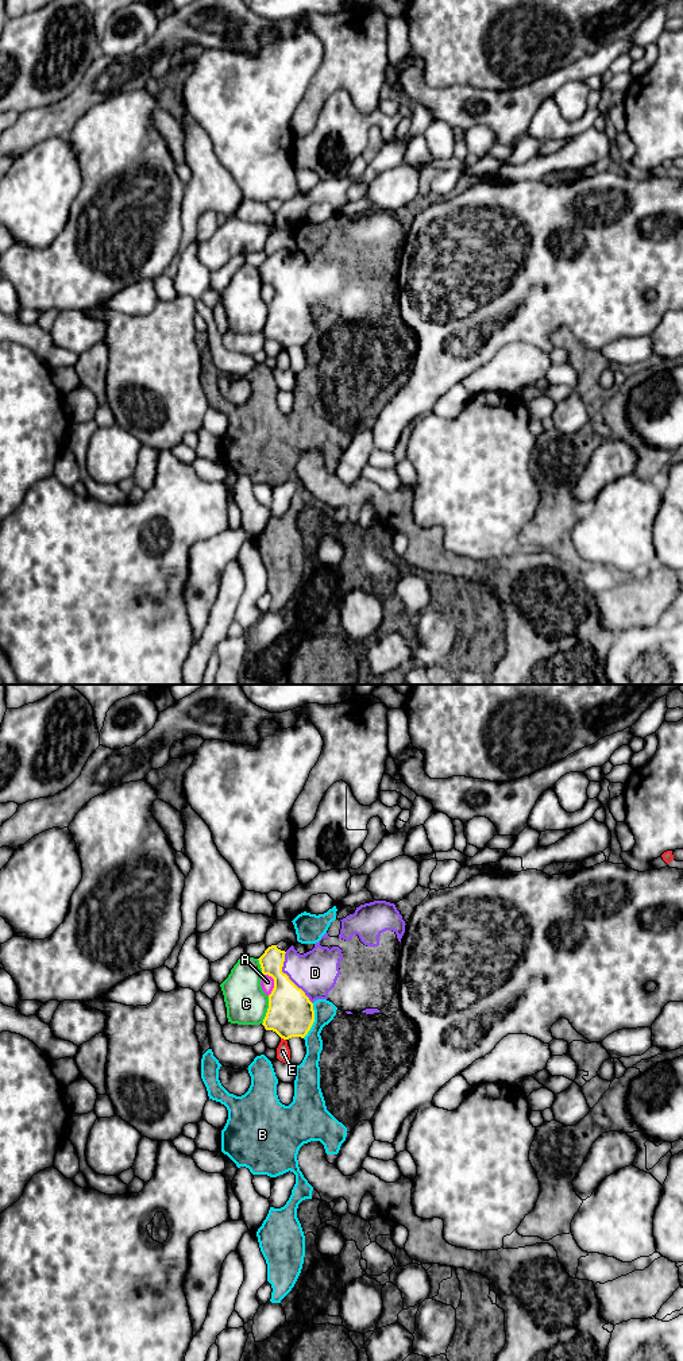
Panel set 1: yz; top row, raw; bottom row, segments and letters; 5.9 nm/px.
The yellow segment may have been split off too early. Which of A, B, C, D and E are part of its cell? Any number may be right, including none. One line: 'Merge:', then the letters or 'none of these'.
Merge: none of these

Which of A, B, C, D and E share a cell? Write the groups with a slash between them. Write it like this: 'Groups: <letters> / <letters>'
Groups: A / B D / C / E

